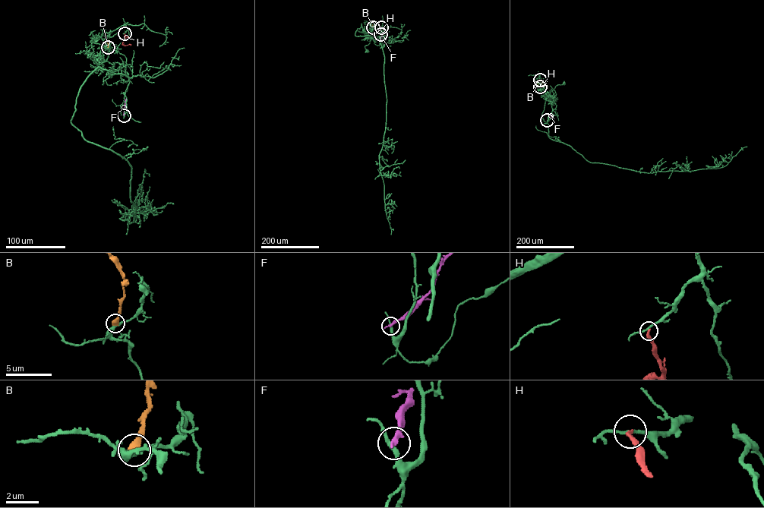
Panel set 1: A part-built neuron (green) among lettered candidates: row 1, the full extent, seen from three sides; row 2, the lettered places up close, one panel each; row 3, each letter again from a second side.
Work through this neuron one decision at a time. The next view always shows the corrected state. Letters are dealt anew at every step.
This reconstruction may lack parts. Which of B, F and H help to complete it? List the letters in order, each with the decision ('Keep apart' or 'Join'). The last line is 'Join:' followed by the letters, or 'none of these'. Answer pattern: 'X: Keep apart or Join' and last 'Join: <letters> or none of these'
B: Keep apart
F: Keep apart
H: Keep apart
Join: none of these

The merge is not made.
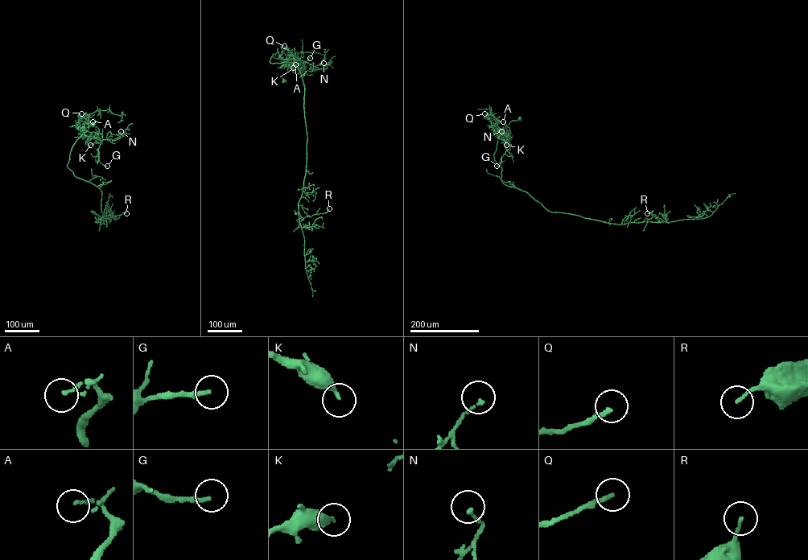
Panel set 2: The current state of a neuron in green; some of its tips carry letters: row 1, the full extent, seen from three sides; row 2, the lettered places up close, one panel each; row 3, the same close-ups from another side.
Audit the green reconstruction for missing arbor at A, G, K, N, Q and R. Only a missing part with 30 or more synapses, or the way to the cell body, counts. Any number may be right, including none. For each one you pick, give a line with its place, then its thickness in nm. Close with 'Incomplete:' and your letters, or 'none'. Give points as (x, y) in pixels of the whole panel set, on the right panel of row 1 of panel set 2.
G: at (496, 166); 190 nm thick
Incomplete: G

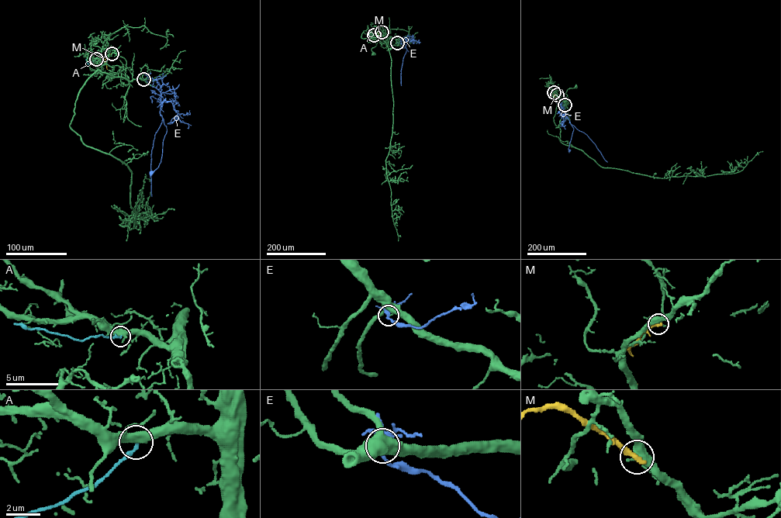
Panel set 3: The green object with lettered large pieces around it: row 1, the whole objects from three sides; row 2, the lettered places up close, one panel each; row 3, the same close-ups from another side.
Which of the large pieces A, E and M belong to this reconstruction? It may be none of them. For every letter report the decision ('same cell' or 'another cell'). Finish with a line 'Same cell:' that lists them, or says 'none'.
A: another cell
E: another cell
M: another cell
Same cell: none

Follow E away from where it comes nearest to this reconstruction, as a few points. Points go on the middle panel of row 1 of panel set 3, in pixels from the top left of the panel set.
E: (397, 43), (405, 41), (406, 50), (401, 70), (401, 85)

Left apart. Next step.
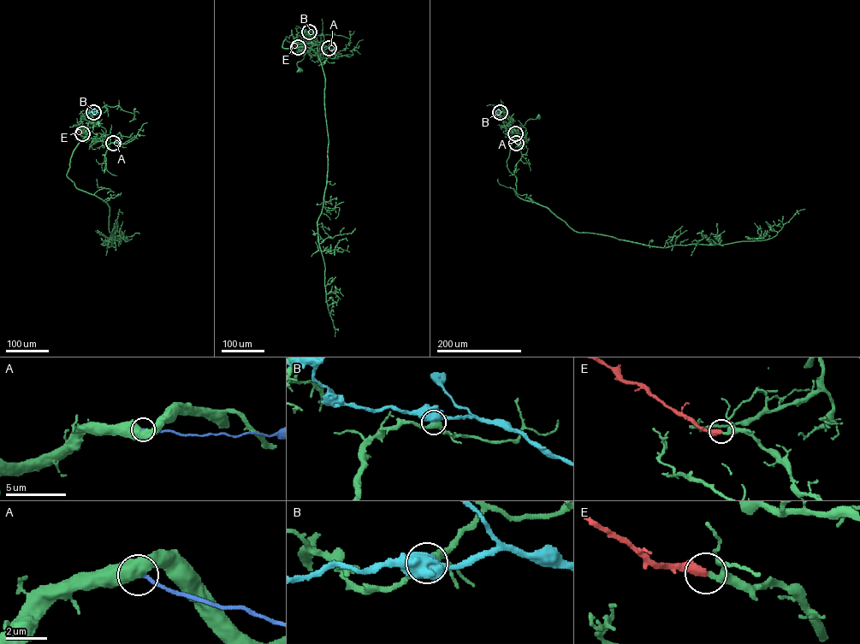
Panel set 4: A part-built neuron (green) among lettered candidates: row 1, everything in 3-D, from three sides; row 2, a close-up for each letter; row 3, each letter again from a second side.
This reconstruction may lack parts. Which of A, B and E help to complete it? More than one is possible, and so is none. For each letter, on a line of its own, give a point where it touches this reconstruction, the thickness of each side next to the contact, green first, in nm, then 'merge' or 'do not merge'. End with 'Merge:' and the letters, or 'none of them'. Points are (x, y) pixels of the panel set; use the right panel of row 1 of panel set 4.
A: (516, 143) | 600/240 nm | do not merge
B: (500, 112) | 420/550 nm | do not merge
E: (515, 133) | 260/460 nm | merge
Merge: E

